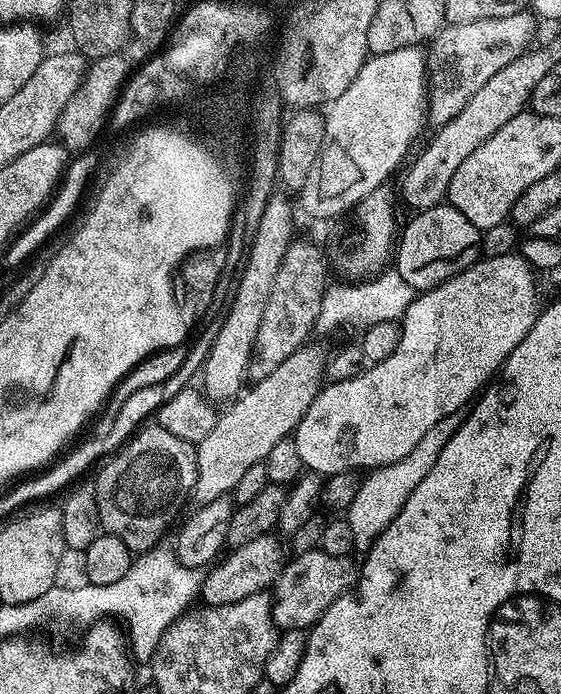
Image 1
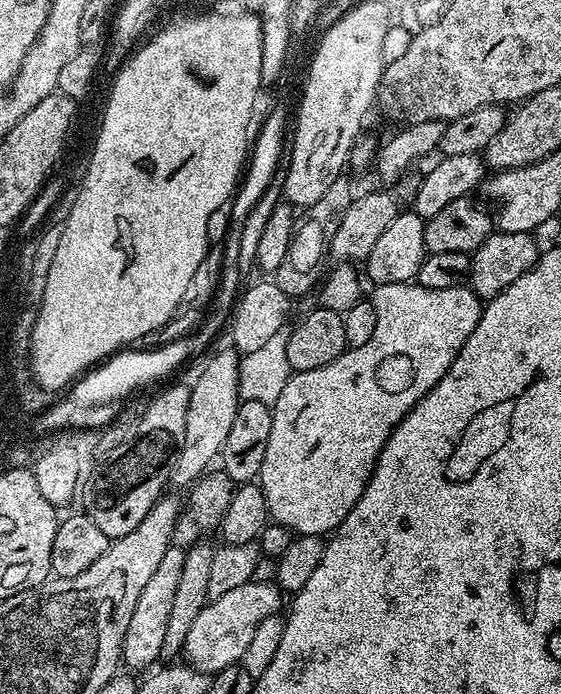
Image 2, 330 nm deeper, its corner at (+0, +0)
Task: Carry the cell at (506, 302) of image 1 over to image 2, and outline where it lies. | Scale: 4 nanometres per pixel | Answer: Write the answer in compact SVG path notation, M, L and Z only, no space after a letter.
M409 282L406 284L377 284L371 289L370 299L374 310L378 314L378 326L374 329L374 335L366 346L348 348L334 362L326 366L318 366L318 370L306 370L305 372L292 372L289 381L282 389L275 404L271 405L272 421L270 422L270 442L266 442L266 458L262 458L262 470L258 477L260 489L266 494L266 506L268 515L273 521L286 526L294 534L301 536L323 537L325 534L335 532L337 526L344 521L346 514L354 510L354 502L362 498L362 490L366 490L368 480L372 477L374 466L390 438L390 434L406 418L410 411L420 399L432 389L434 385L450 370L454 358L460 353L460 348L470 338L474 326L478 326L478 318L482 311L482 301L479 296L472 293L471 287L461 286L450 290L430 290L423 288L421 284Z

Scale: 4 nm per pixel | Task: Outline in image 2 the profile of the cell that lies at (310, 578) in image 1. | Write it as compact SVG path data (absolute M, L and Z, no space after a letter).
M251 579L247 584L222 594L222 598L209 599L198 618L194 618L190 634L186 634L183 659L205 674L215 674L226 666L241 663L246 654L246 646L250 646L250 641L254 638L254 630L258 630L258 625L265 618L281 611L280 596L282 597L281 589L275 583L263 584Z

